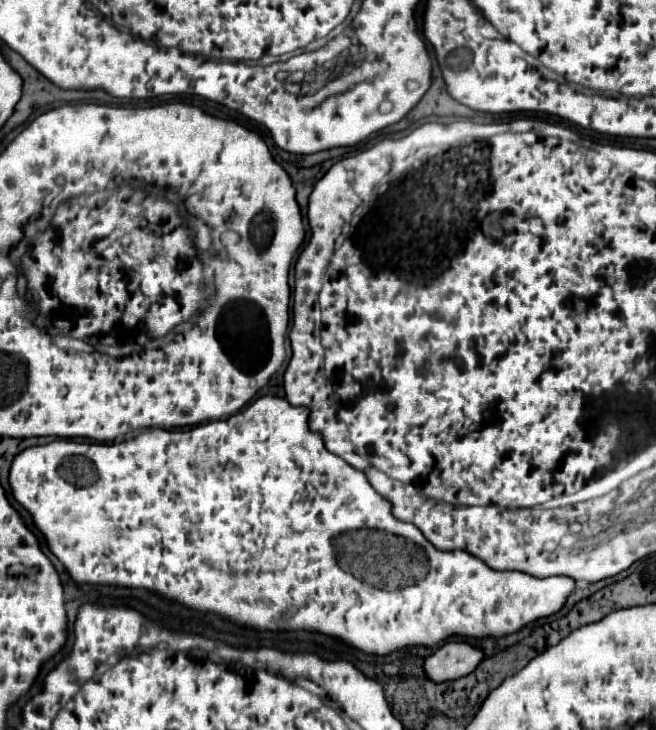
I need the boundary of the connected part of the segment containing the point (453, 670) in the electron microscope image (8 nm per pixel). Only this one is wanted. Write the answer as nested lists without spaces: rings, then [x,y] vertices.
[[[450,641],[424,661],[424,669],[432,681],[444,683],[472,673],[482,659],[484,651],[480,647],[464,641]]]

